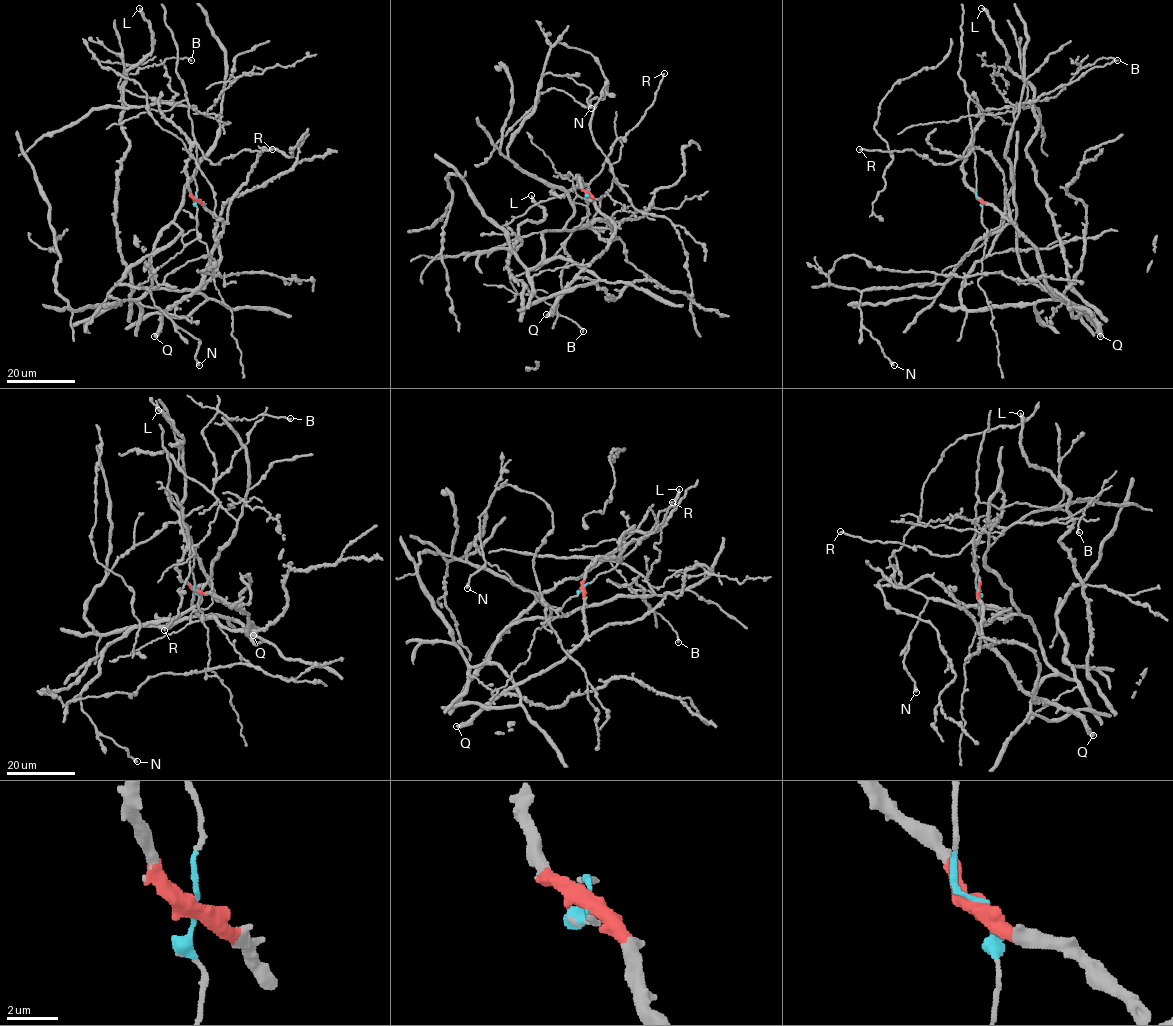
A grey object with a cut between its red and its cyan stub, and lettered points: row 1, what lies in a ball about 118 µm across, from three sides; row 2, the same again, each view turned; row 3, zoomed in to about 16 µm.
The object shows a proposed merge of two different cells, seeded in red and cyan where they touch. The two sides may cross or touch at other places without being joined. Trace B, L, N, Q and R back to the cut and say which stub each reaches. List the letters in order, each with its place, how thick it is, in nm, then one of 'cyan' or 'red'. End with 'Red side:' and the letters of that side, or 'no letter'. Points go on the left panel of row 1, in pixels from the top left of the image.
B: place (191, 60); calibre 220 nm; red
L: place (139, 8); calibre 280 nm; red
N: place (199, 365); calibre 400 nm; red
Q: place (154, 336); calibre 500 nm; red
R: place (272, 149); calibre 240 nm; cyan
Red side: B, L, N, Q

